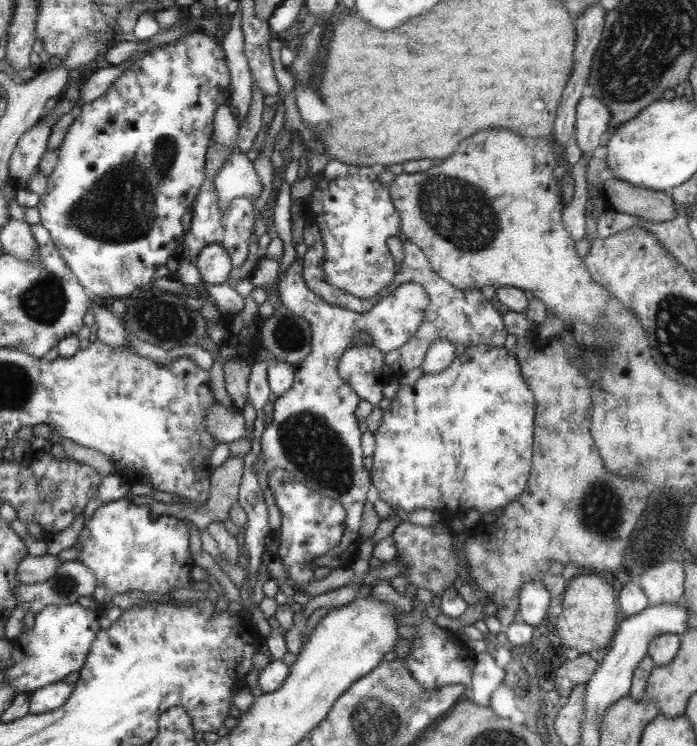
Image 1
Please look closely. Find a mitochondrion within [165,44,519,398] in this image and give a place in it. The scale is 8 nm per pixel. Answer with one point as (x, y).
(457, 212)

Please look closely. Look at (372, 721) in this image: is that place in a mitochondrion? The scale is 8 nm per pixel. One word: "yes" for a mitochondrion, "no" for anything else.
yes

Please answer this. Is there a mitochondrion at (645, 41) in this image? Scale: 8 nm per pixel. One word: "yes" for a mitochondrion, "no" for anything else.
yes

